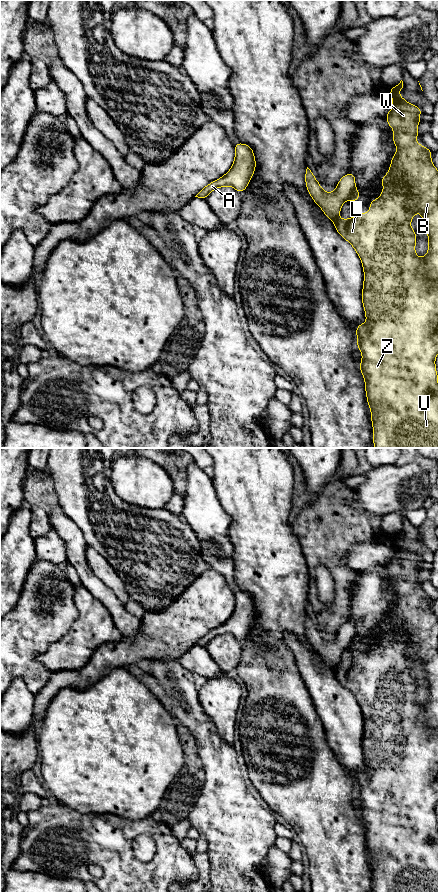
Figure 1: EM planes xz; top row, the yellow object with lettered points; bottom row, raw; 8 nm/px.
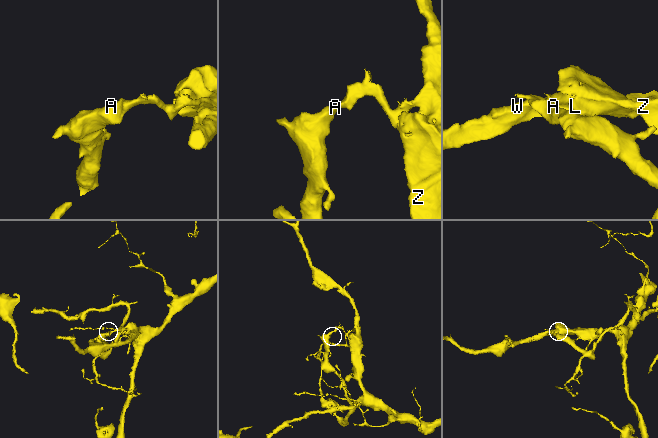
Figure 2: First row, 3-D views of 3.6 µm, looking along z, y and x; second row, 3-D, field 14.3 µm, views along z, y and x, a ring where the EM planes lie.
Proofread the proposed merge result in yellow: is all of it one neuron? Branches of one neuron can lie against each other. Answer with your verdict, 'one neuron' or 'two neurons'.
two neurons

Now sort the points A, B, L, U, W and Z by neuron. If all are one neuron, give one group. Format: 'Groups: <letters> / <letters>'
Groups: A / B L U W Z

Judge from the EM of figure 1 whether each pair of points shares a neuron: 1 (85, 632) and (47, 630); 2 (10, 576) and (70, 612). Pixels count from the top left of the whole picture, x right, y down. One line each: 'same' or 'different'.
1: different
2: different

